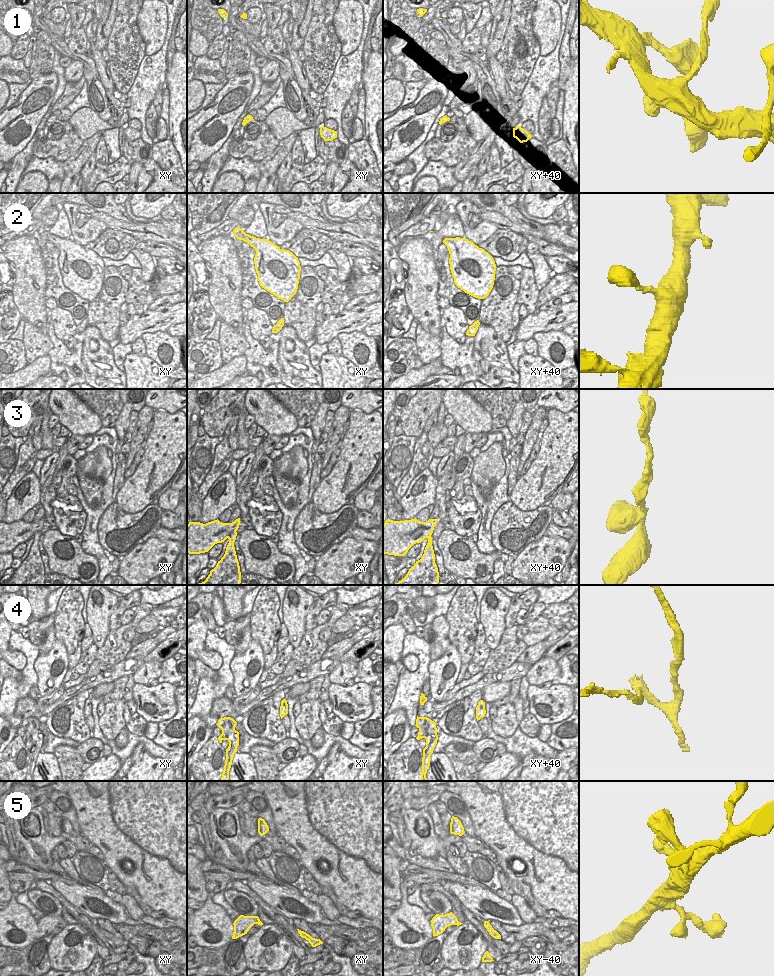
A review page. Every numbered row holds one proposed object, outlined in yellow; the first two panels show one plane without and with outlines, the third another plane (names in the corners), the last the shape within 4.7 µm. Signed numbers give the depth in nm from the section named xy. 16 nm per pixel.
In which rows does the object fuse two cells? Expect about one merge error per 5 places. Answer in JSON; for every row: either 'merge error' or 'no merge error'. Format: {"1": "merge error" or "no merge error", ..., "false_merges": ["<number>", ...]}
{"1": "no merge error", "2": "no merge error", "3": "no merge error", "4": "merge error", "5": "no merge error", "false_merges": ["4"]}

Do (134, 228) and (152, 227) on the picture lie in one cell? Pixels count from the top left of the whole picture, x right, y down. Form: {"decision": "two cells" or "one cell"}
{"decision": "one cell"}

